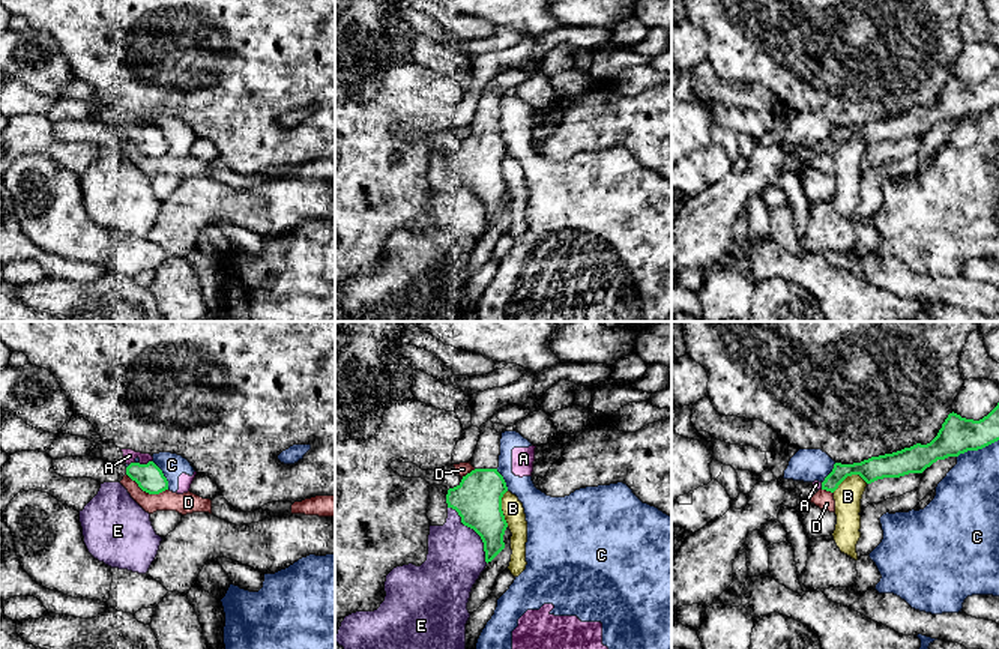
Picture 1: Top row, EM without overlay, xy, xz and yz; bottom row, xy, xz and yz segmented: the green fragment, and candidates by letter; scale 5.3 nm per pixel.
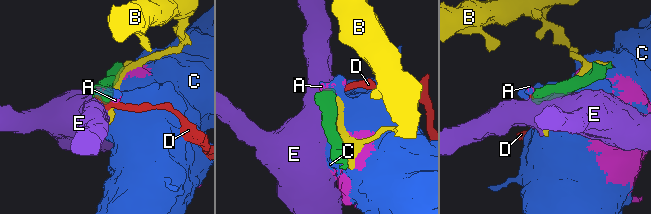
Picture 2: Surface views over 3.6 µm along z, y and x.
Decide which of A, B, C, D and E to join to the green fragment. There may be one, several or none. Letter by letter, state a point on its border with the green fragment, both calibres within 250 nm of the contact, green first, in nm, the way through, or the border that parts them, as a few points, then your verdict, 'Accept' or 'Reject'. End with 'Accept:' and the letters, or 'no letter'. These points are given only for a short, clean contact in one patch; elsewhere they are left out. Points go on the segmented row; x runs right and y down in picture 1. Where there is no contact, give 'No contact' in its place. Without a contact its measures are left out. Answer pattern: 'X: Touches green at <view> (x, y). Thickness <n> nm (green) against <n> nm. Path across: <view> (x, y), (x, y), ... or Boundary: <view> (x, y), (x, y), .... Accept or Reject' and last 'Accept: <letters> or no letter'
A: Touches green at xy (144, 464). Thickness 150 nm (green) against 70 nm. Reject
B: Touches green at xz (501, 508). Thickness 260 nm (green) against 110 nm. Reject
C: Touches green at yz (977, 449). Thickness 190 nm (green) against 320 nm. Reject
D: Touches green at xy (147, 492). Thickness 150 nm (green) against 110 nm. Reject
E: Touches green at xz (475, 531). Thickness 260 nm (green) against 300 nm. Reject
Accept: no letter

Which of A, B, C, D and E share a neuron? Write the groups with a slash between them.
A C / B / D / E

